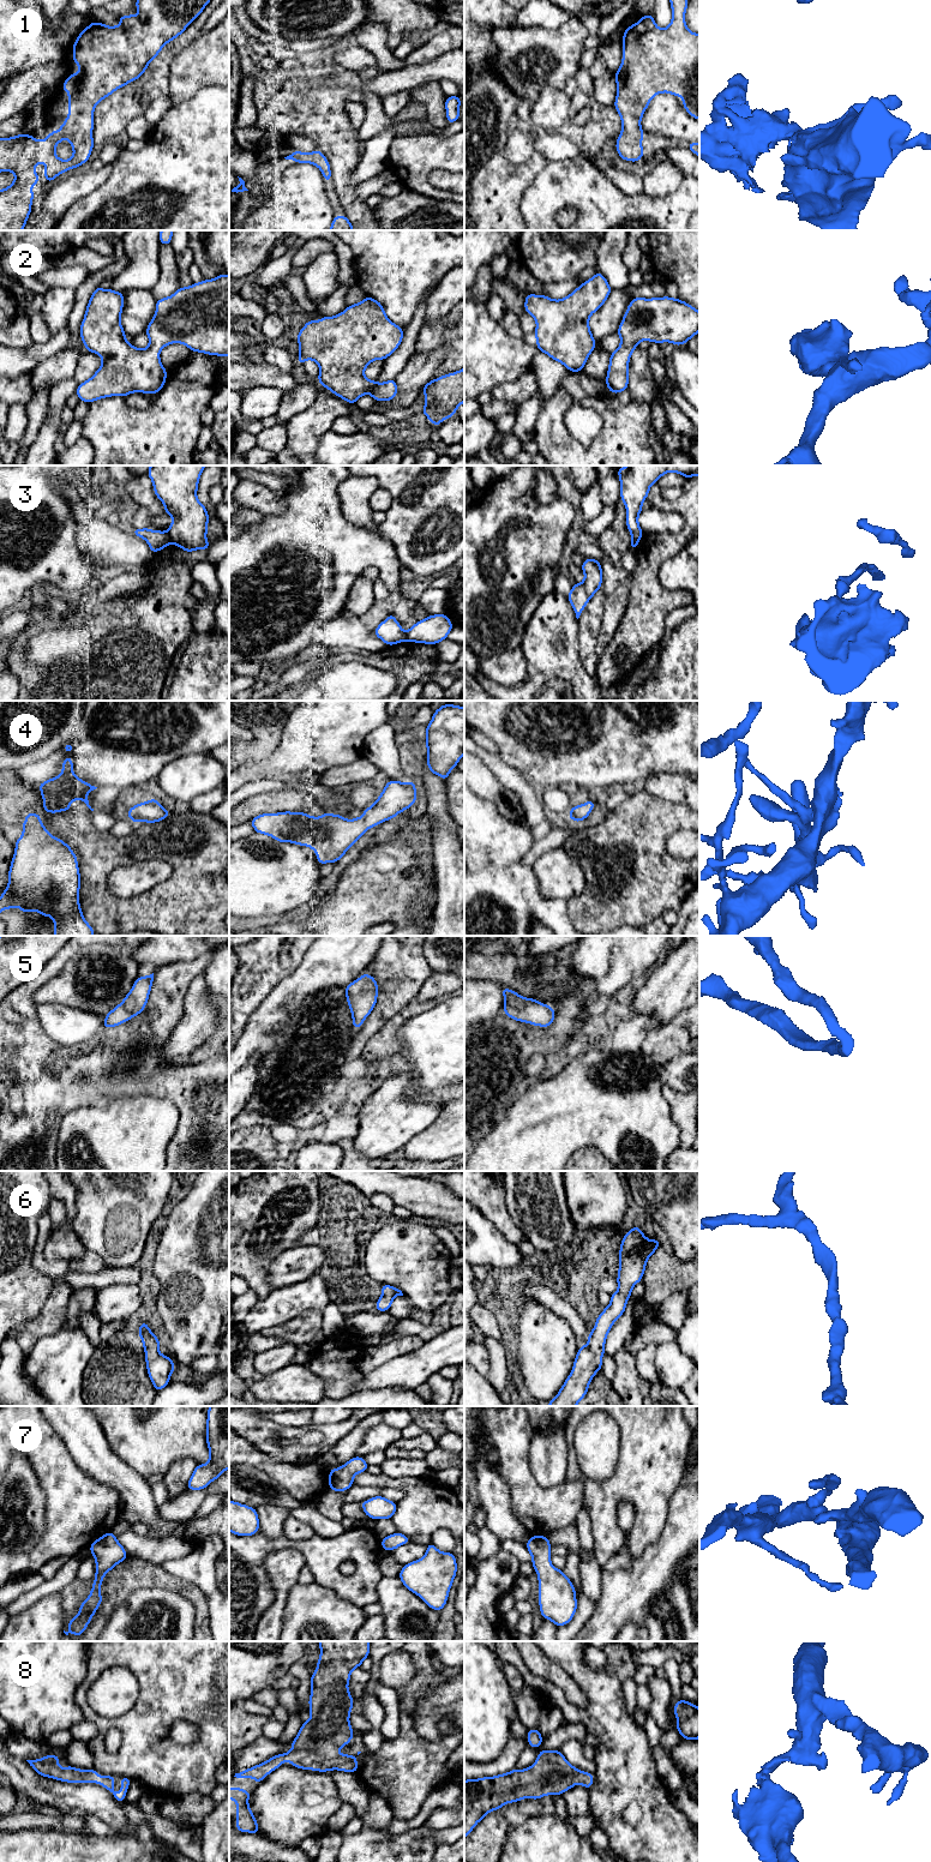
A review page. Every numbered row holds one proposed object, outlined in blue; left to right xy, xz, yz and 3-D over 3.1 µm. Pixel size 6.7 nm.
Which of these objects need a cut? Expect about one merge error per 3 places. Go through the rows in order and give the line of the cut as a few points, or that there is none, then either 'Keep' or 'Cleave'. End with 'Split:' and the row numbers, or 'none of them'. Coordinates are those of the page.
1: No split. Keep
2: No split. Keep
3: Split along xy (166, 532), (170, 541). Cleave
4: No split. Keep
5: No split. Keep
6: No split. Keep
7: No split. Keep
8: No split. Keep
Split: 3

